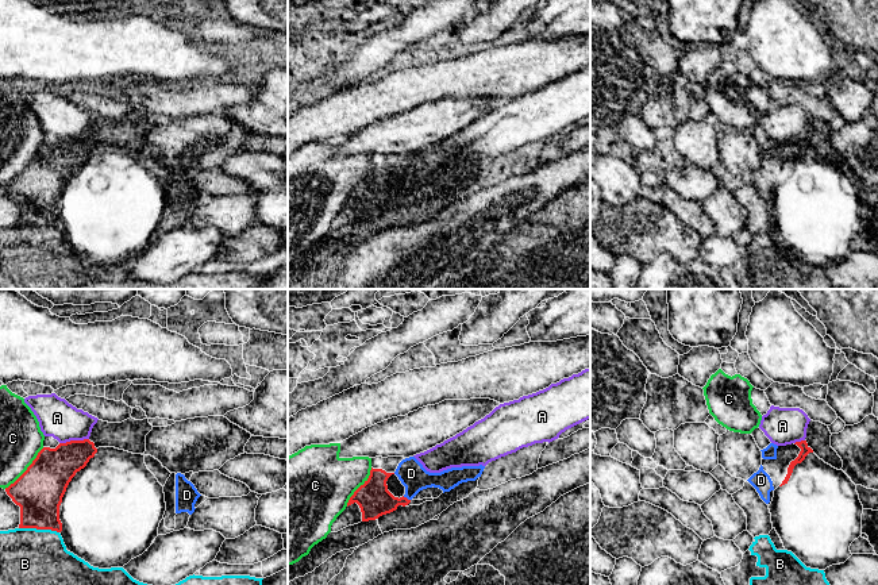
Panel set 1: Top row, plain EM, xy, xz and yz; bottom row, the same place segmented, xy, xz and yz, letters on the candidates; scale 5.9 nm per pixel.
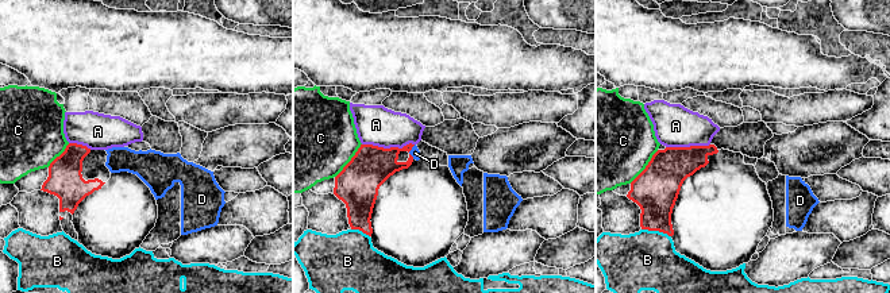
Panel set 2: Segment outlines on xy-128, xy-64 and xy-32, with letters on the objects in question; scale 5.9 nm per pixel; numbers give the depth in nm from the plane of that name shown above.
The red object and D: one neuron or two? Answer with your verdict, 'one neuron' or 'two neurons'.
one neuron

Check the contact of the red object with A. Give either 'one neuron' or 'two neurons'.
two neurons

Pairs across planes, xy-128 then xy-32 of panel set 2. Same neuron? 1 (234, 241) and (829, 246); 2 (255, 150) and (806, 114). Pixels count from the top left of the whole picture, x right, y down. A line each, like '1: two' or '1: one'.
1: one
2: two

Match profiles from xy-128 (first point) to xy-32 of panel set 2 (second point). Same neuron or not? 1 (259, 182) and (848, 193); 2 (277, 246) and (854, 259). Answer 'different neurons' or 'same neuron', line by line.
1: same neuron
2: same neuron

